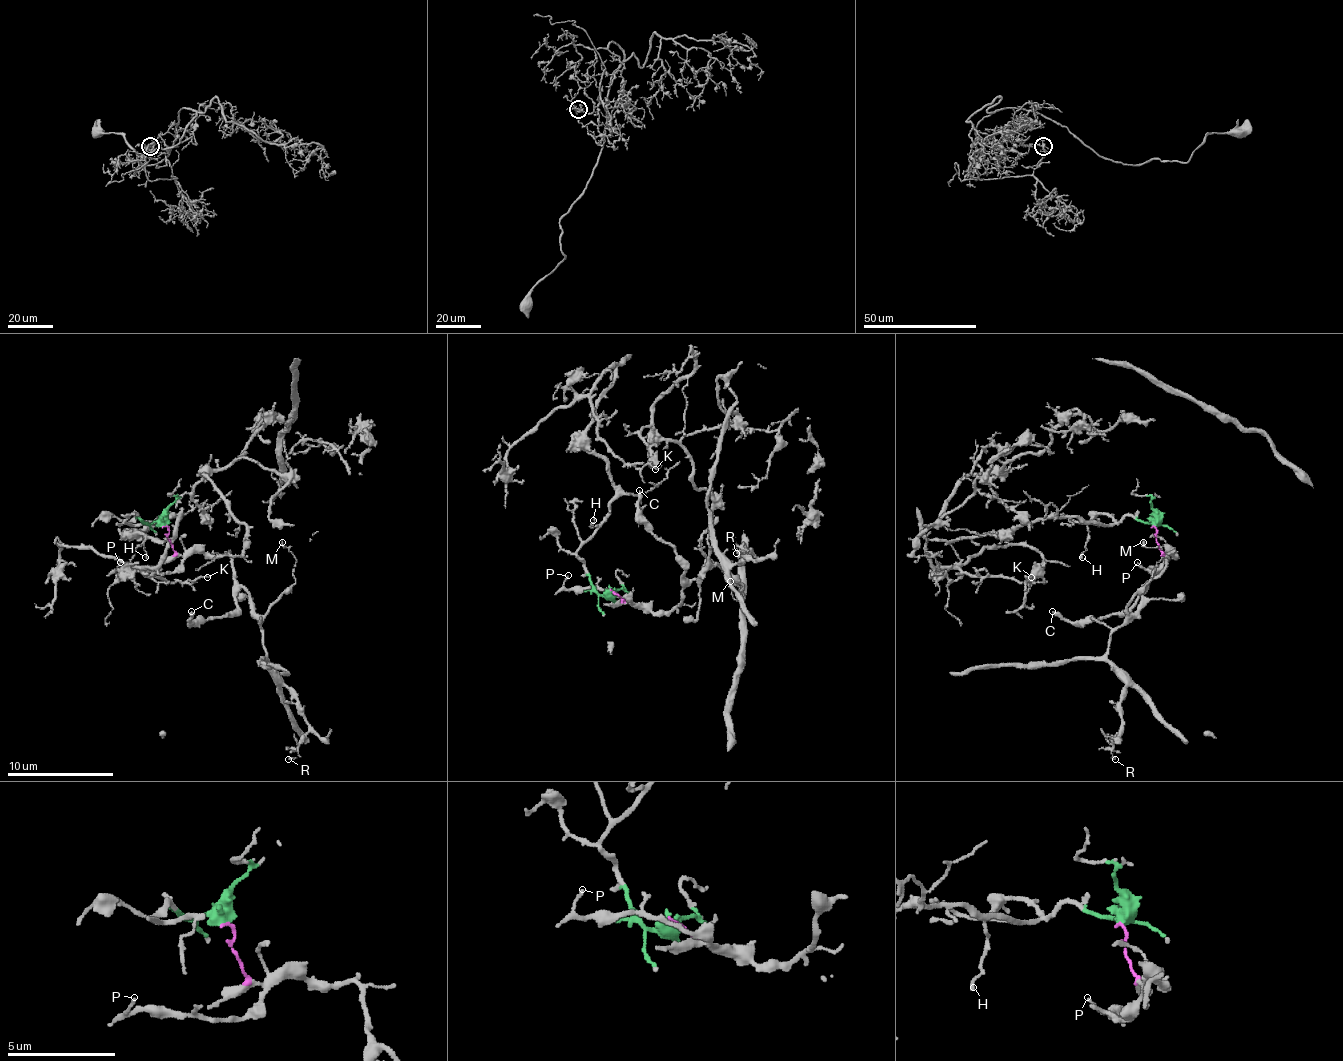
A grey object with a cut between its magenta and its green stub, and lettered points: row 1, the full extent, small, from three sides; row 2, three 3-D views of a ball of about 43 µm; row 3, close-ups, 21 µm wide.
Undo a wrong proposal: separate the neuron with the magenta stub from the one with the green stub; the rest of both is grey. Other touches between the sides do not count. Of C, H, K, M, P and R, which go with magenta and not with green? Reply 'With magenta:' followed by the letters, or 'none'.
With magenta: C, M, P, R

